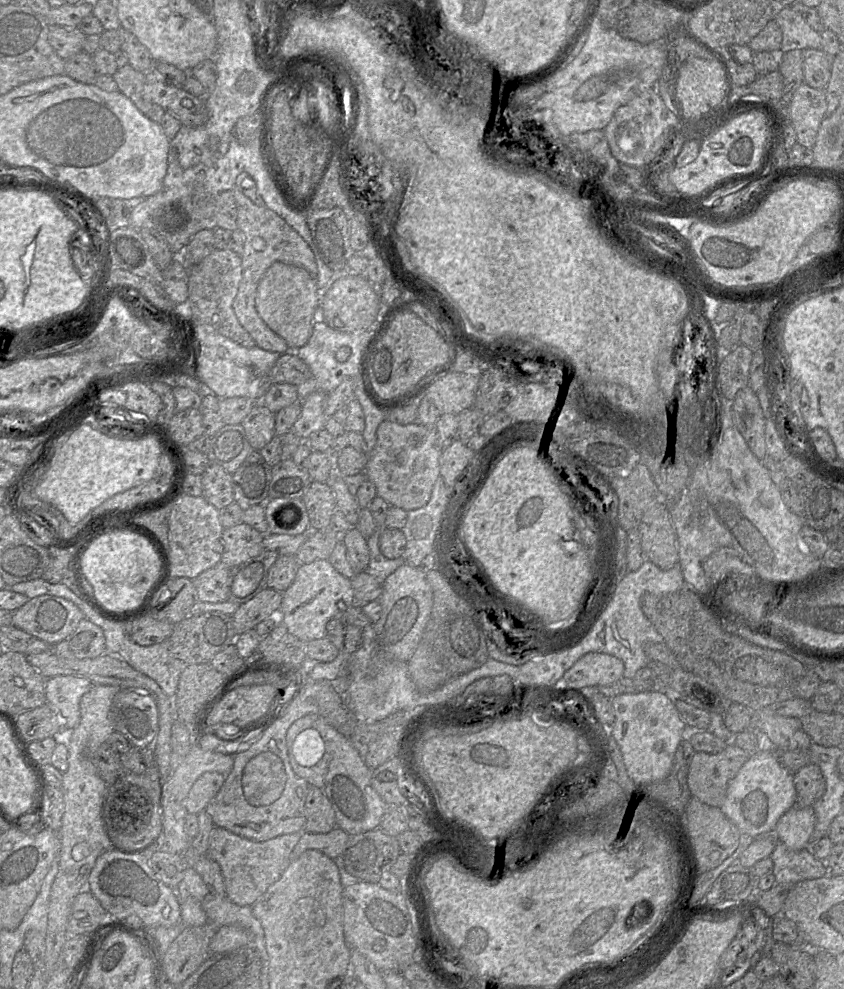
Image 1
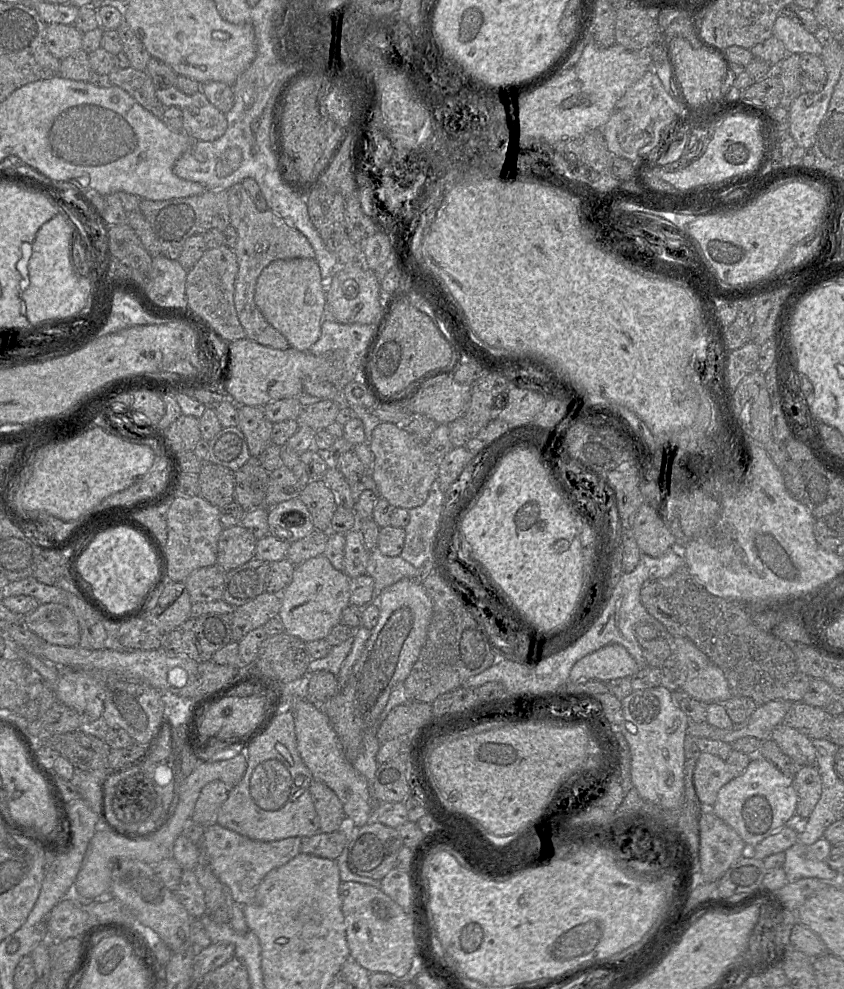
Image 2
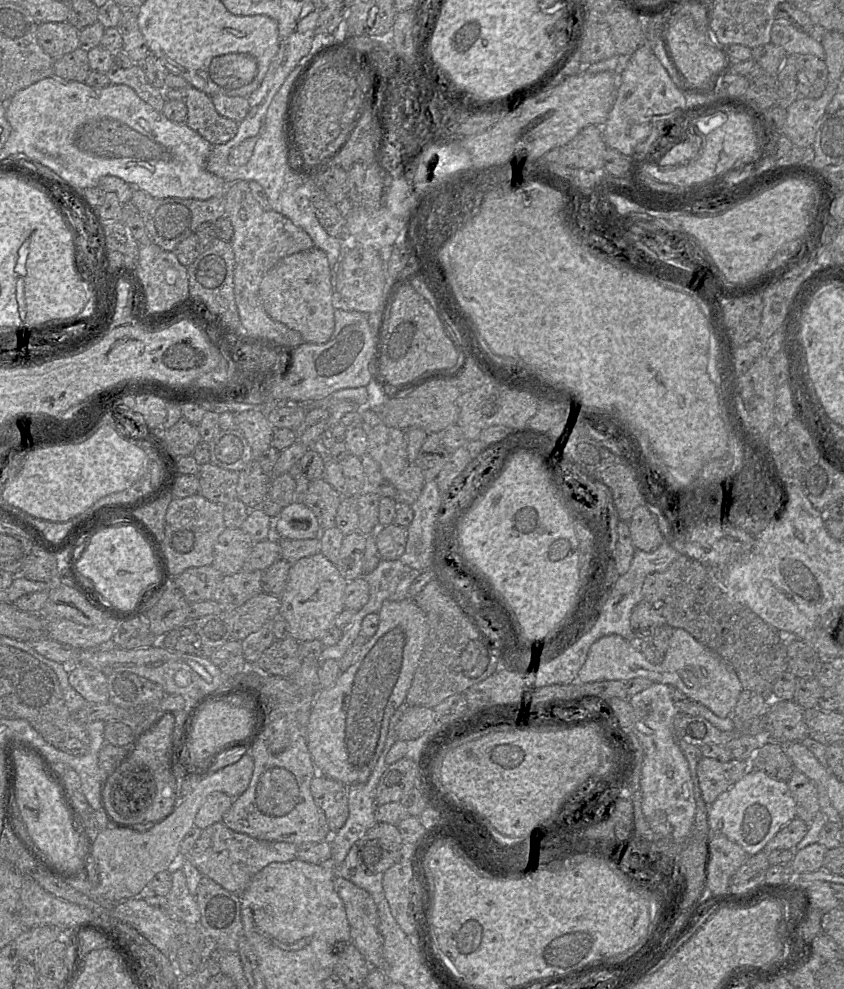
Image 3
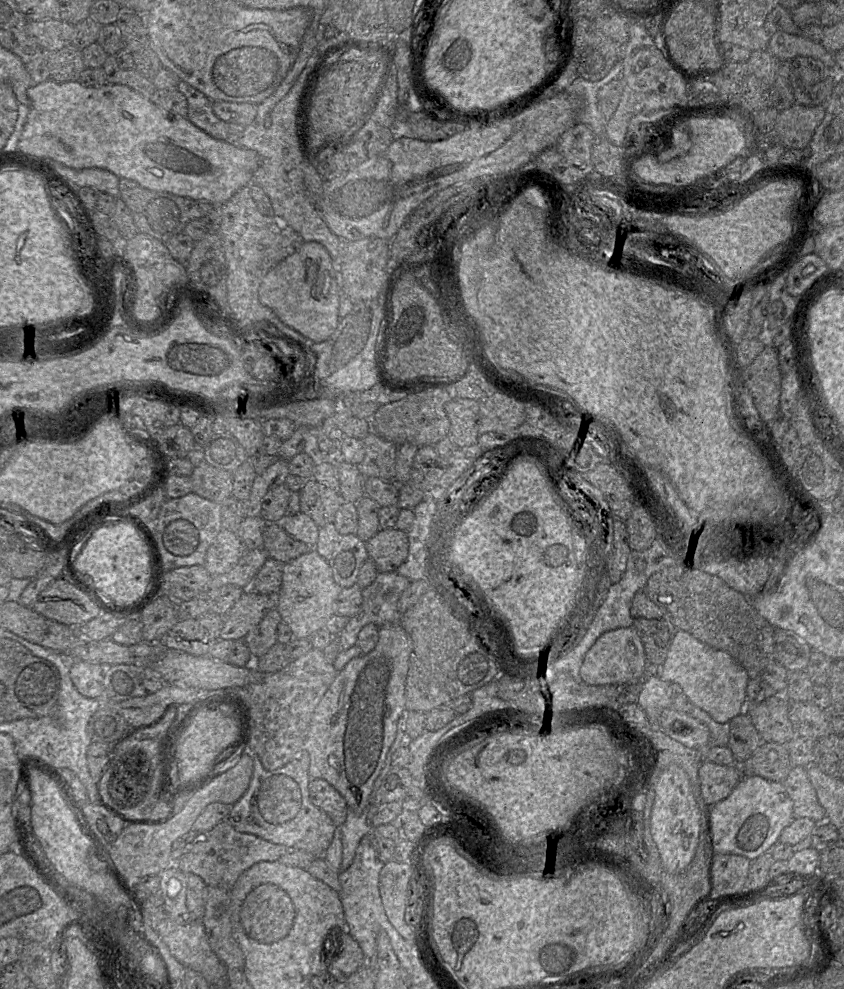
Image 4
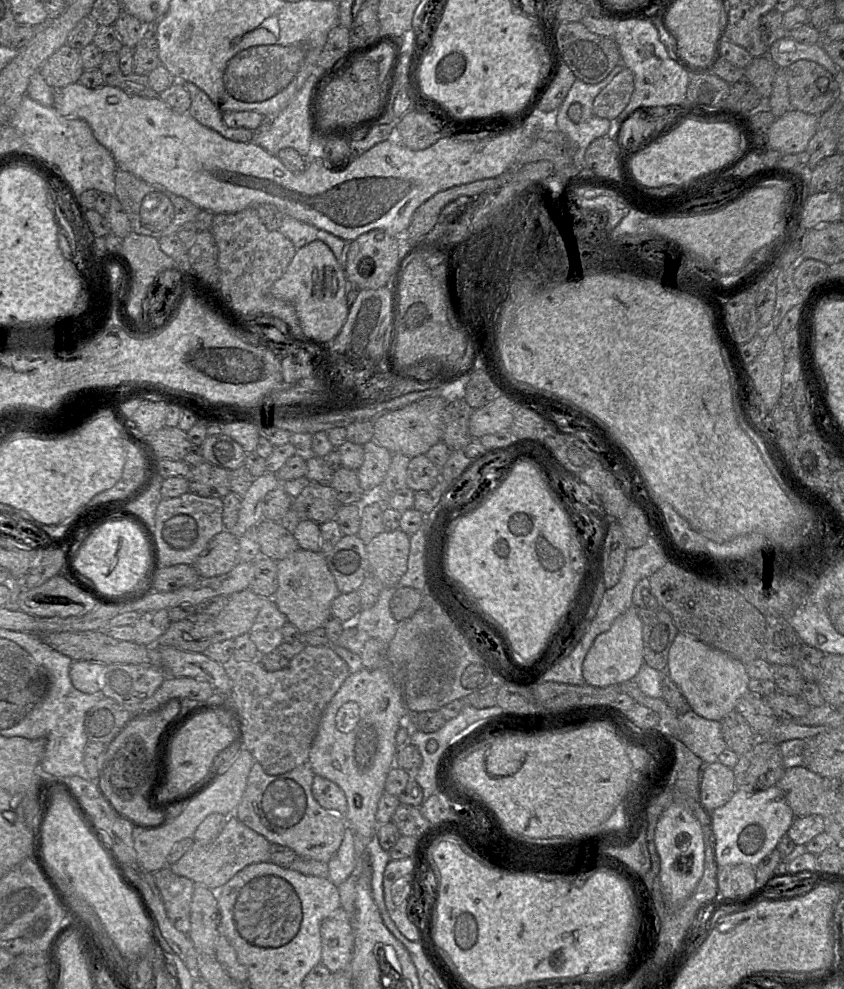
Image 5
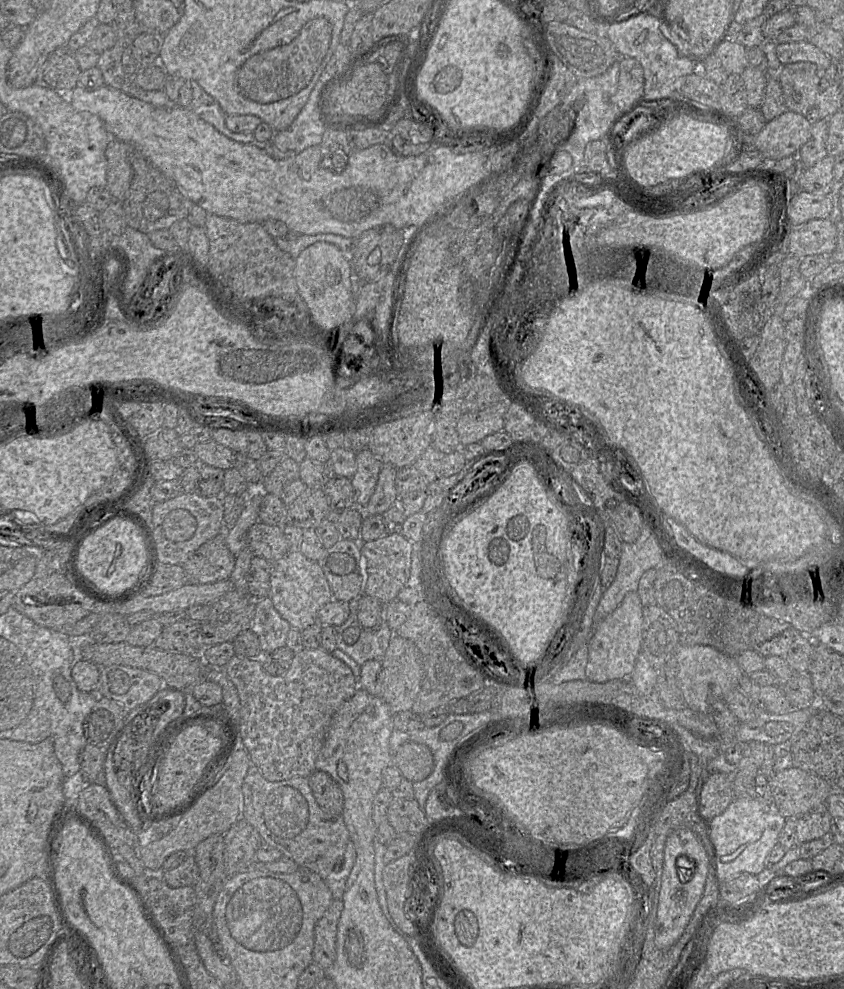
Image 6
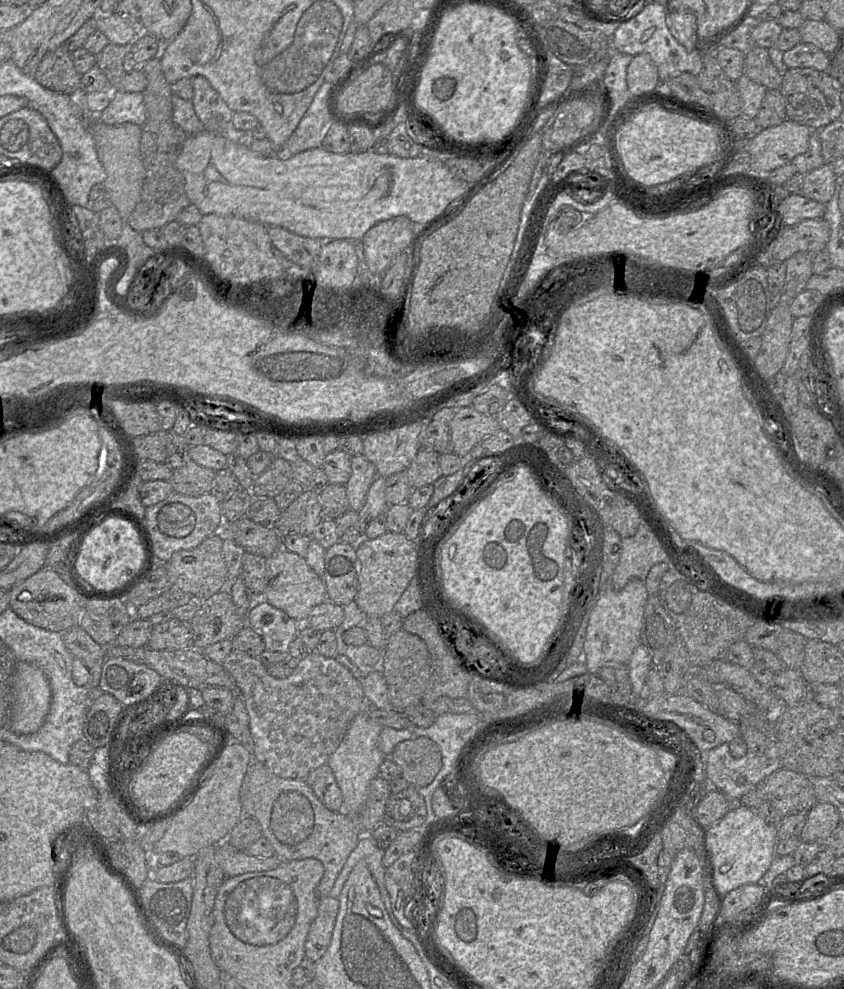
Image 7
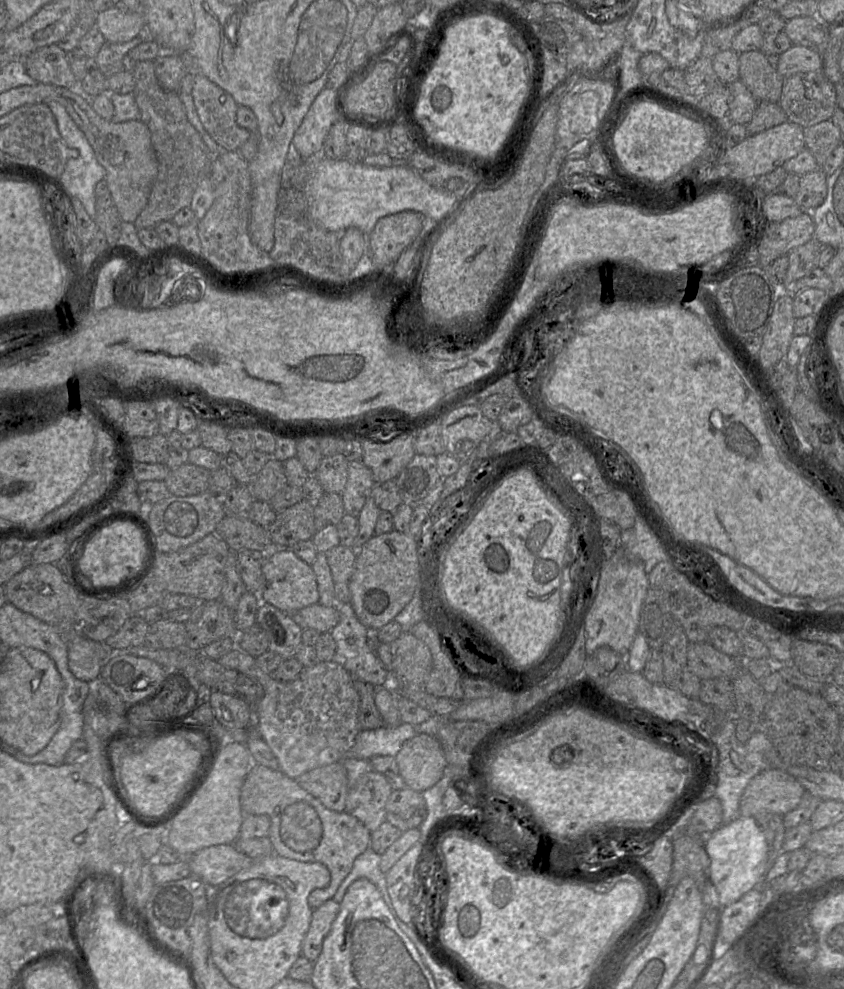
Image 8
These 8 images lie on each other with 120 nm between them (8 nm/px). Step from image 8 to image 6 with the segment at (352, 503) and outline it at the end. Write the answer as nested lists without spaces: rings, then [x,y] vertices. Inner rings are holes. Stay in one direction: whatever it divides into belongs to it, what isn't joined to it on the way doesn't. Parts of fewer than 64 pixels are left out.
[[[368,449],[356,453],[357,470],[351,482],[355,491],[355,506],[364,508],[377,485],[383,463]]]

